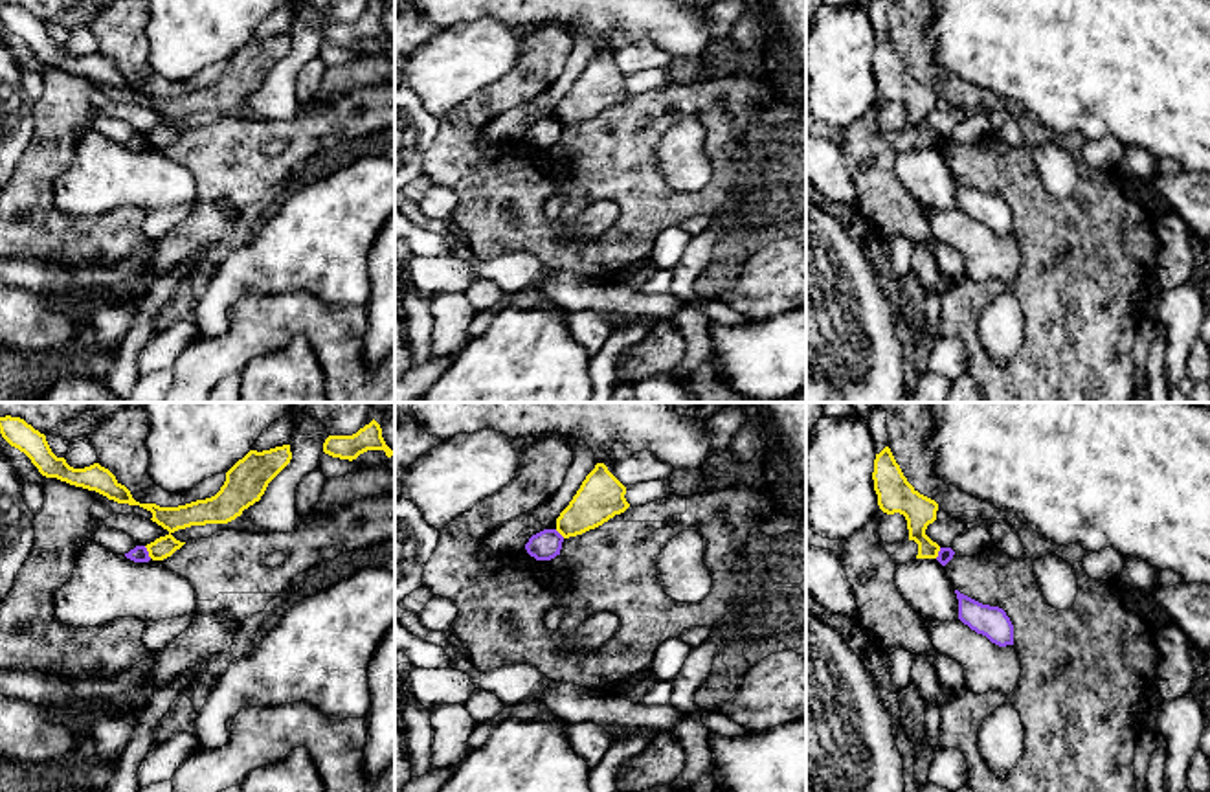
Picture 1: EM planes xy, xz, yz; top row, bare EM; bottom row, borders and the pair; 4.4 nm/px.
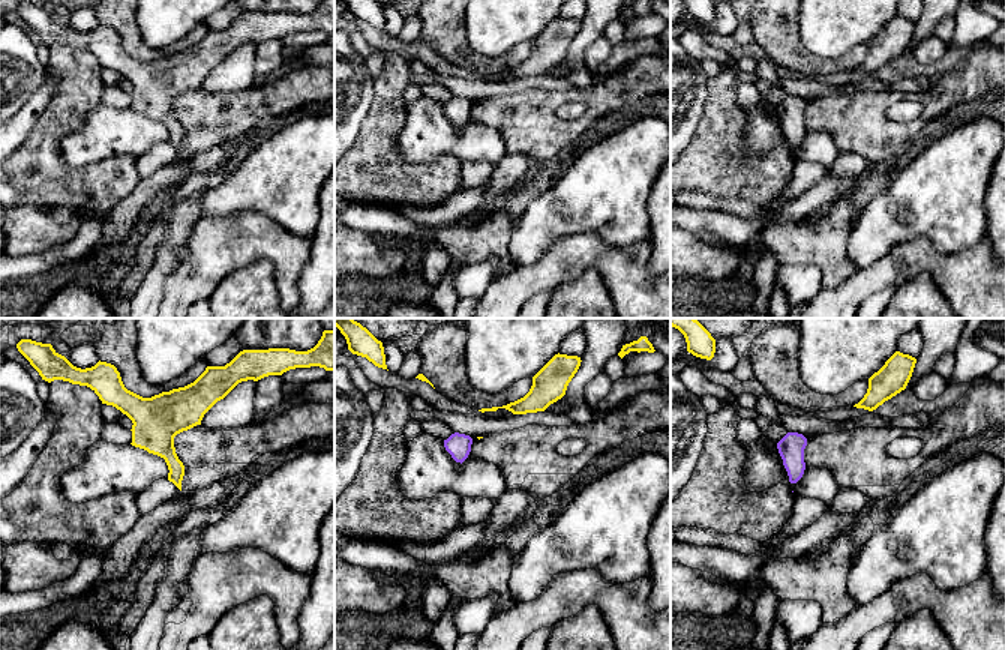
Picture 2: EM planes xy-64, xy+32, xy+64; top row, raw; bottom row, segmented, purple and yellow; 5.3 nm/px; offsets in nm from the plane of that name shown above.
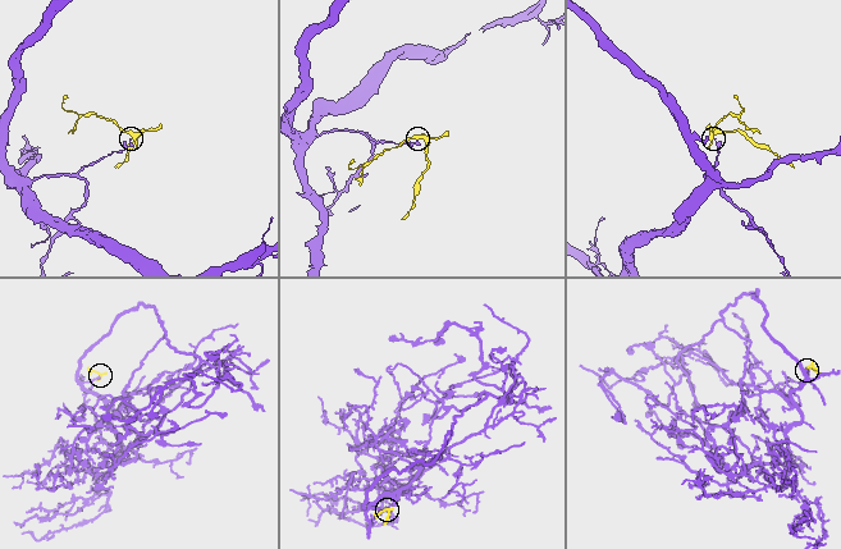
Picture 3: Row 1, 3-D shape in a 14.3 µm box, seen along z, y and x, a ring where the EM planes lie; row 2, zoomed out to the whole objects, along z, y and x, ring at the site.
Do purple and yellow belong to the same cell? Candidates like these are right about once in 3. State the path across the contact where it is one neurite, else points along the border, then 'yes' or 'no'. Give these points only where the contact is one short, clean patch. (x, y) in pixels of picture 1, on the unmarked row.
border along xy (144, 135), (151, 146); no

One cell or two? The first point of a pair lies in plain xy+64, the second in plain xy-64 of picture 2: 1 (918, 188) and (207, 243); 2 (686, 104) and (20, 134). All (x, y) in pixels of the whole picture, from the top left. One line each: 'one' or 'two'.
1: two
2: two

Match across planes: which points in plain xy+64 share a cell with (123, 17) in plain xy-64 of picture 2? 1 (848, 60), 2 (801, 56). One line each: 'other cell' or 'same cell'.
1: same cell
2: same cell

